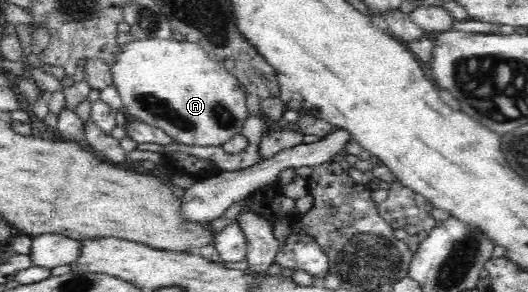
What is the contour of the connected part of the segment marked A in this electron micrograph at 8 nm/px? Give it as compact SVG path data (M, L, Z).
M153 36L144 37L142 40L132 40L132 42L128 42L128 44L122 44L122 46L120 46L120 52L113 54L113 63L109 65L109 71L111 74L111 84L116 88L118 96L122 98L123 112L125 115L132 118L132 120L135 119L136 121L142 121L152 127L164 130L179 144L222 147L224 143L228 142L235 135L242 134L244 120L246 120L246 115L250 114L248 111L248 105L246 105L246 93L244 93L244 88L242 88L238 79L235 76L232 76L232 74L230 74L217 60L214 60L195 42L180 41L172 38L161 39Z

